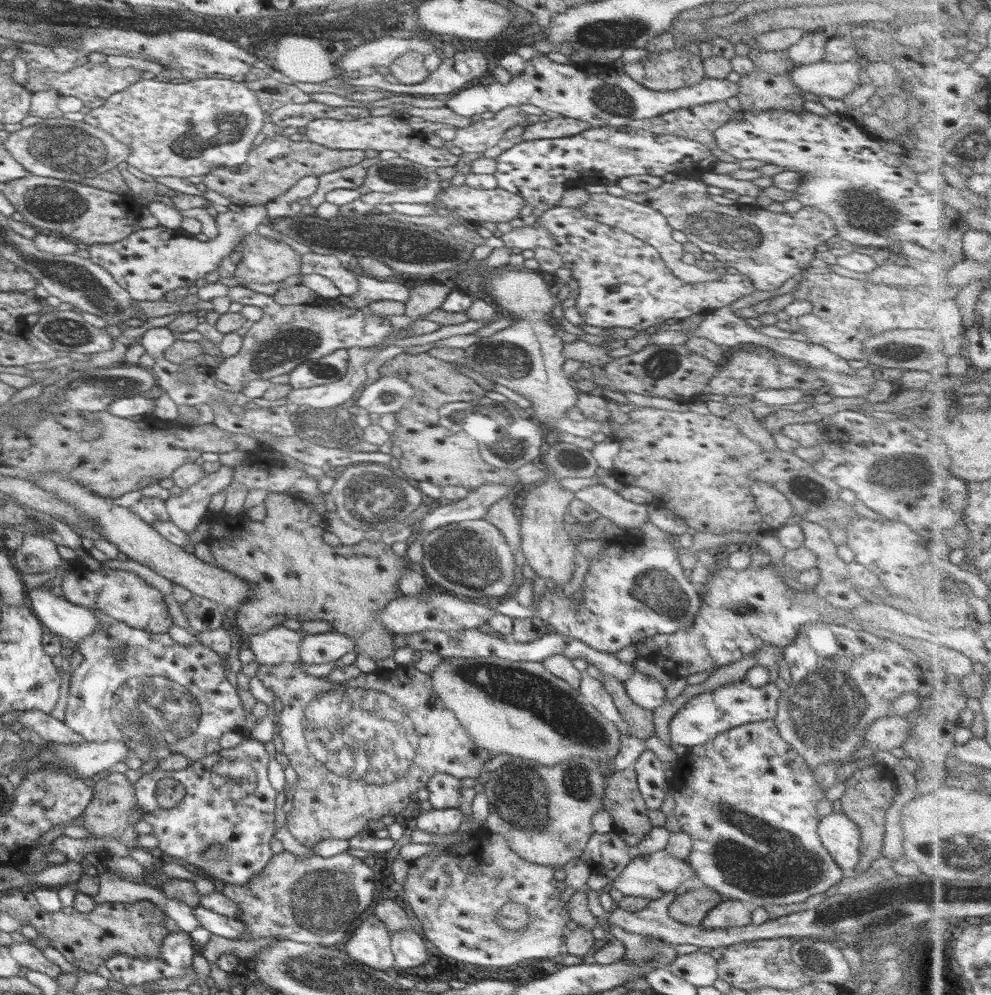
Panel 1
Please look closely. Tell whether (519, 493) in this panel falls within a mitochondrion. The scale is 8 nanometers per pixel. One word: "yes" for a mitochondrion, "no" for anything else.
no

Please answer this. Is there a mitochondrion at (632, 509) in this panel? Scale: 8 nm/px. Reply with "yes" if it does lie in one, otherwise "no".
no

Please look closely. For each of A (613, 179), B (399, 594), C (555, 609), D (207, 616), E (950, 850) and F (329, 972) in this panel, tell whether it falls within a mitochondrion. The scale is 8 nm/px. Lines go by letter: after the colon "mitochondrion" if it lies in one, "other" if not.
A: other
B: other
C: other
D: mitochondrion
E: mitochondrion
F: mitochondrion

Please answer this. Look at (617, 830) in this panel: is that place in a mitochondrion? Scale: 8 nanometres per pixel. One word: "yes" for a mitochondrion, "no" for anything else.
no

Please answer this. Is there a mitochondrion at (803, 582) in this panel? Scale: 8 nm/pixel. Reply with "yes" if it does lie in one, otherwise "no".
no

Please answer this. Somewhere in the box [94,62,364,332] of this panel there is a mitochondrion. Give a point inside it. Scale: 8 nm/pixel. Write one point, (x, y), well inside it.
(227, 127)

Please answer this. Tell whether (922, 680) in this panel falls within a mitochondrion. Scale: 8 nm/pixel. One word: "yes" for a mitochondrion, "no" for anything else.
no

